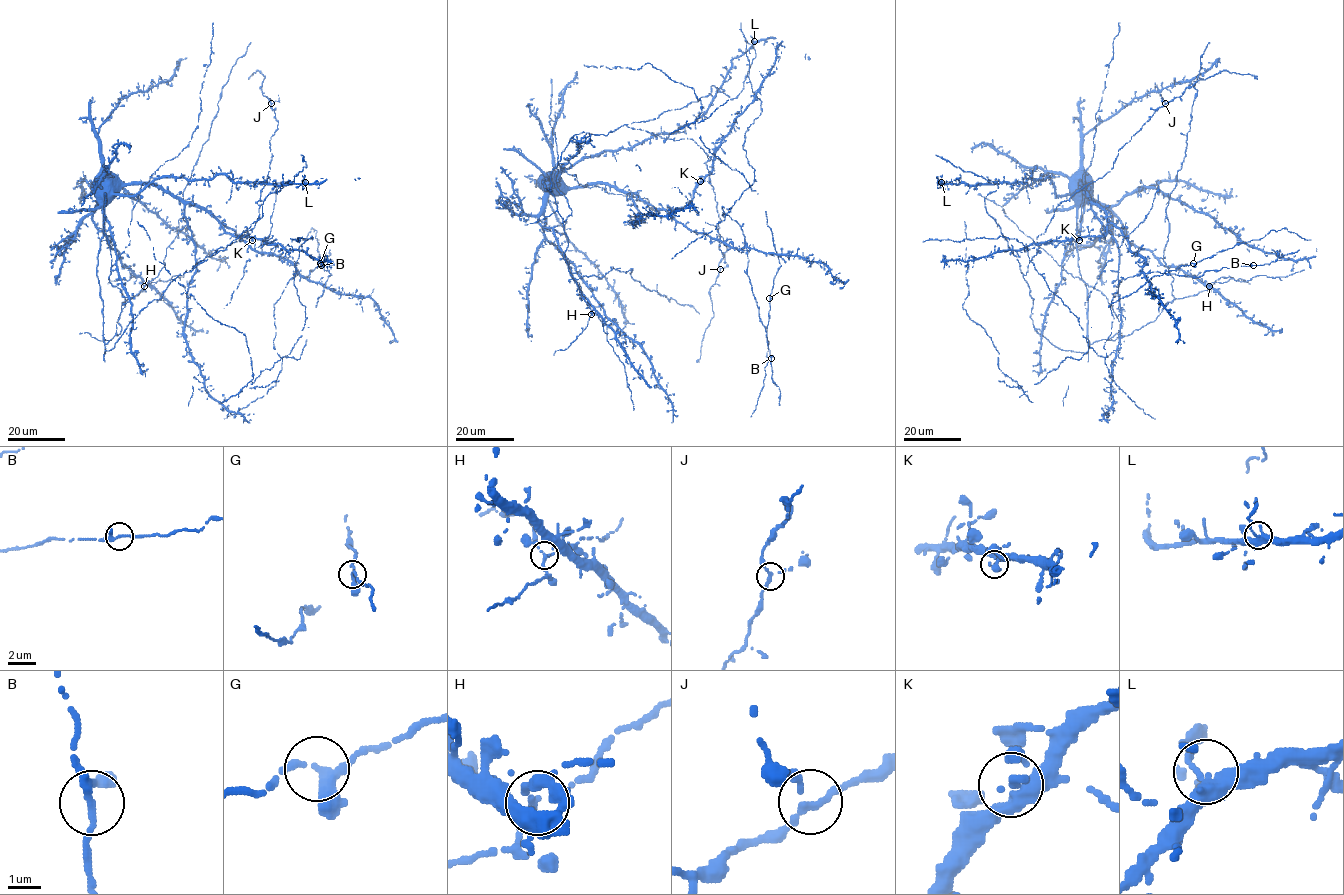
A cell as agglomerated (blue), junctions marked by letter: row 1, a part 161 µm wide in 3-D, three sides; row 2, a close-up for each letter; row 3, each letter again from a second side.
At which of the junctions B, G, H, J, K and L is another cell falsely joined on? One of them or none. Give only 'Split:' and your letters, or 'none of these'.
Split: none of these

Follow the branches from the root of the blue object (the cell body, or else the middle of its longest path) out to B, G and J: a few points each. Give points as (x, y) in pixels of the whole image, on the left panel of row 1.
B: (102, 180), (159, 185), (212, 213), (251, 248), (286, 259), (298, 274), (306, 277), (321, 265)
G: (102, 180), (159, 185), (212, 213), (251, 248), (286, 259), (301, 275), (324, 286), (331, 274), (320, 263)
J: (102, 180), (97, 275), (105, 353), (171, 282), (251, 232), (278, 124), (271, 103)

